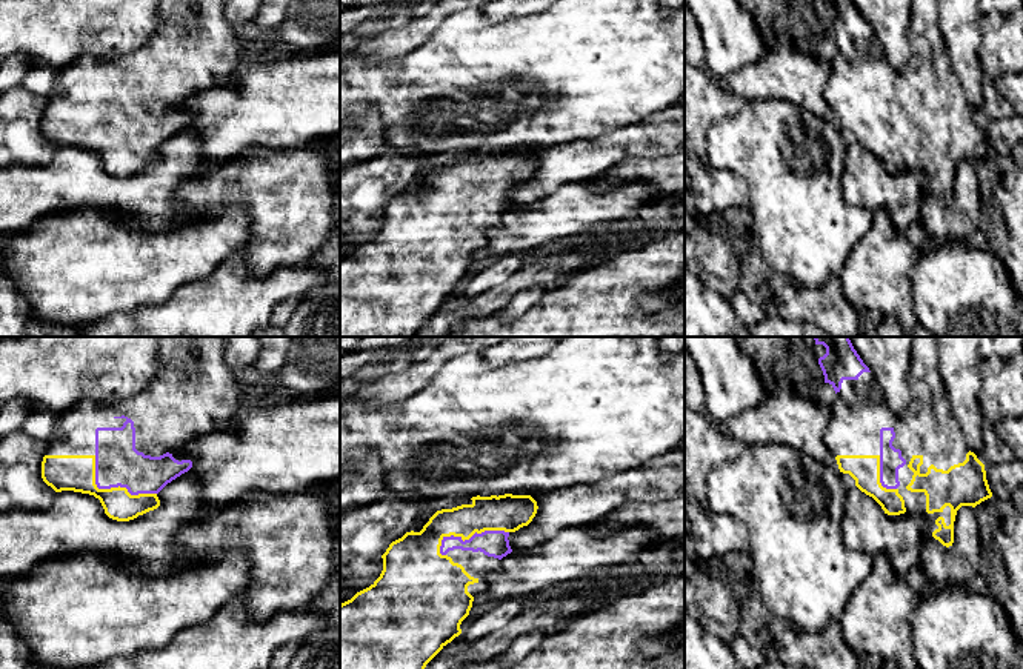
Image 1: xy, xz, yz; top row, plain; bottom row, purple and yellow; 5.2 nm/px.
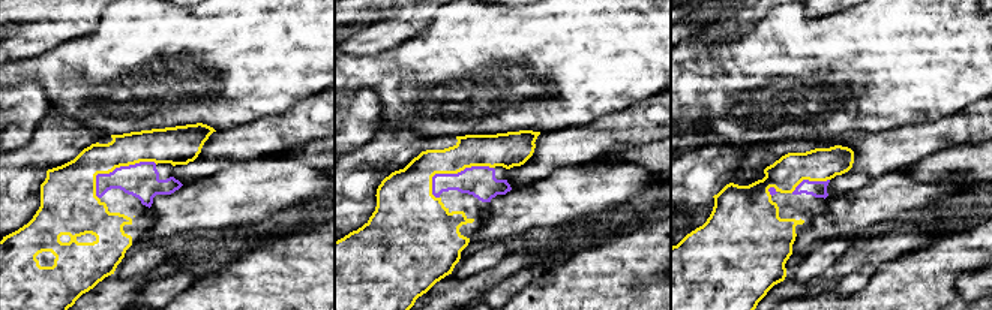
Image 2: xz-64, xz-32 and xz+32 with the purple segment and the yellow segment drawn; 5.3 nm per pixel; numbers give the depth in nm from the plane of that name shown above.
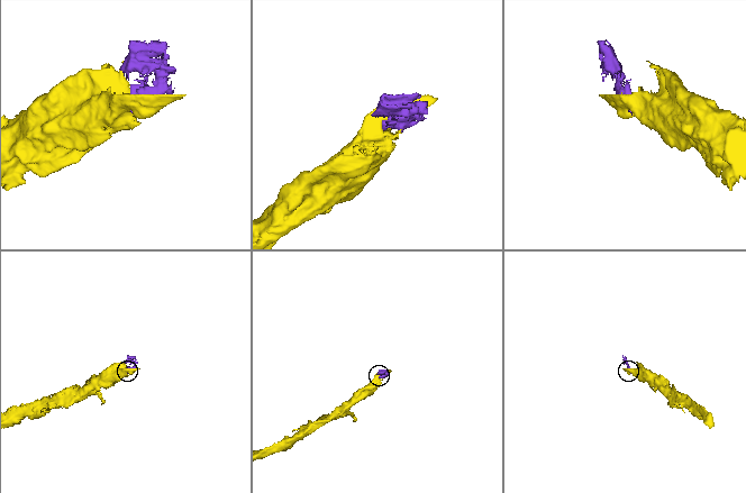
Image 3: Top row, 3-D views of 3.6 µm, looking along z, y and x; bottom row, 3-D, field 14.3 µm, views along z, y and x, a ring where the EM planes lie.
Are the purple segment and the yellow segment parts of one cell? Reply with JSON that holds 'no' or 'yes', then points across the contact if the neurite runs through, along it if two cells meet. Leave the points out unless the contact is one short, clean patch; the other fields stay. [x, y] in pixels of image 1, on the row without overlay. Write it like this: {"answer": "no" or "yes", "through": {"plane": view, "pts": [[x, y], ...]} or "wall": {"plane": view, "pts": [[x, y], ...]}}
{"answer": "yes"}

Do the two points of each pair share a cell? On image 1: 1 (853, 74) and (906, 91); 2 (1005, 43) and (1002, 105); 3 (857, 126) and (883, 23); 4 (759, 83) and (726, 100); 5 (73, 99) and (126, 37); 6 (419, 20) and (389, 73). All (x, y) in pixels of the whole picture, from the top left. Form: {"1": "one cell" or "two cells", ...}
{"1": "one cell", "2": "one cell", "3": "two cells", "4": "two cells", "5": "two cells", "6": "two cells"}

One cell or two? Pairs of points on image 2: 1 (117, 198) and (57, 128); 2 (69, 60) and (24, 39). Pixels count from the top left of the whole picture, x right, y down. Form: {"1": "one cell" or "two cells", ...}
{"1": "two cells", "2": "two cells"}

